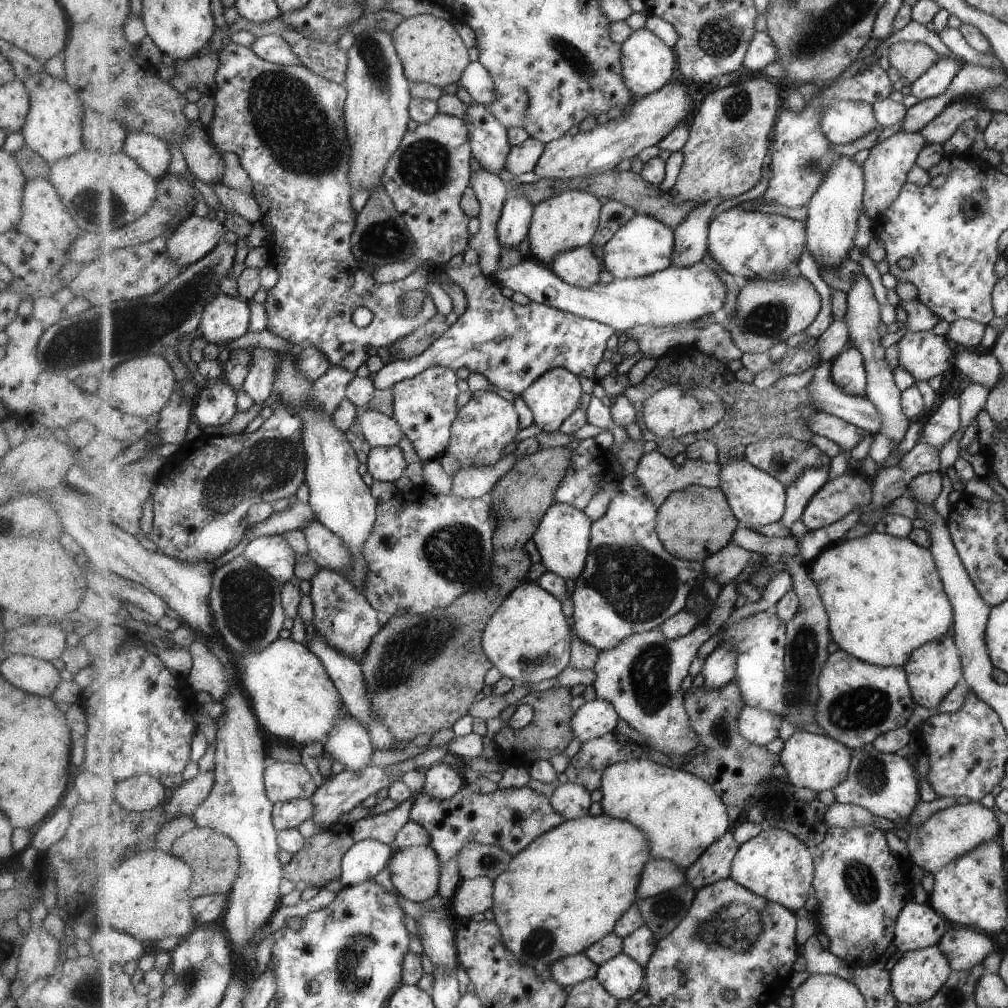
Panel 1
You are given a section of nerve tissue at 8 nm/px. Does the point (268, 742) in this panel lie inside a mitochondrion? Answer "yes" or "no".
no

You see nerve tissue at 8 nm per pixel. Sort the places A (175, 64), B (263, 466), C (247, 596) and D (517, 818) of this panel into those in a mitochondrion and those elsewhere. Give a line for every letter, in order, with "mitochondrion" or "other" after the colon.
A: other
B: mitochondrion
C: mitochondrion
D: other

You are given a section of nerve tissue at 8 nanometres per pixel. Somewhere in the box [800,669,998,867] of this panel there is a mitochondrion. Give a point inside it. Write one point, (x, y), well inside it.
(863, 709)

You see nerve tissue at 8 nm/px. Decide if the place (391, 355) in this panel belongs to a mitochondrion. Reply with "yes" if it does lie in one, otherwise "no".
no

